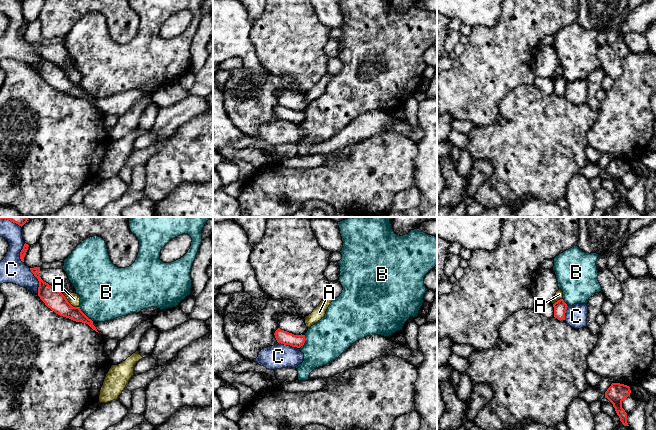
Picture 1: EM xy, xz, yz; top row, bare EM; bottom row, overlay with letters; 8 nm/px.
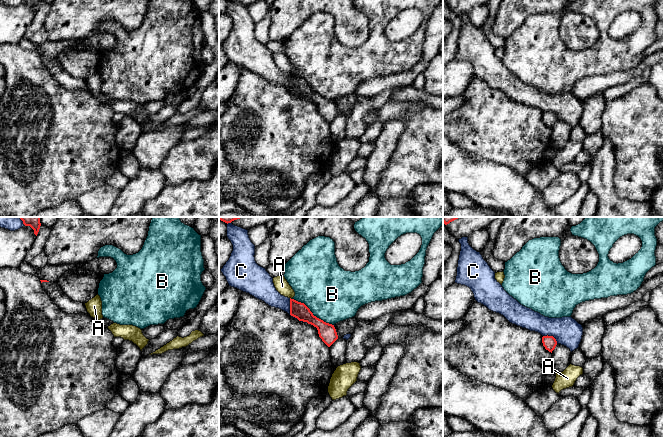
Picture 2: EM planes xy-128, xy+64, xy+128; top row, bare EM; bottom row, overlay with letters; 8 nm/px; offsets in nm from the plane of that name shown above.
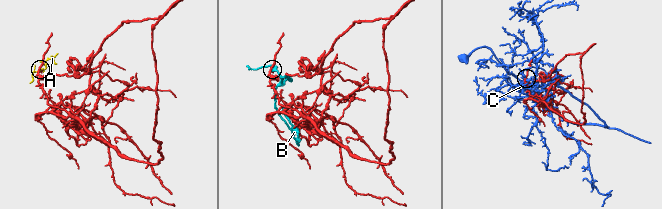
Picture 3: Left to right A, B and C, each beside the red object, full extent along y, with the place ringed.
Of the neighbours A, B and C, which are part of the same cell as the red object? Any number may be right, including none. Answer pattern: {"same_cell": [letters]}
{"same_cell": ["B"]}

